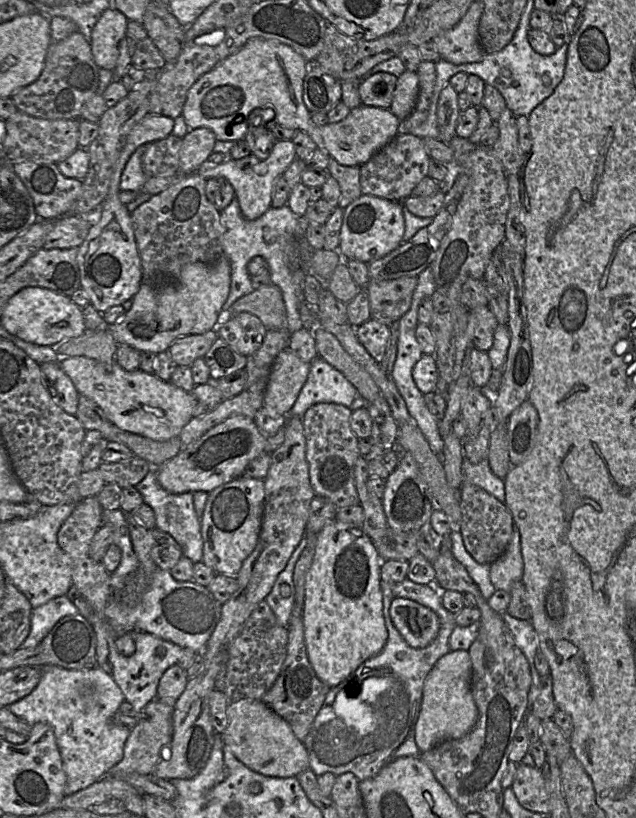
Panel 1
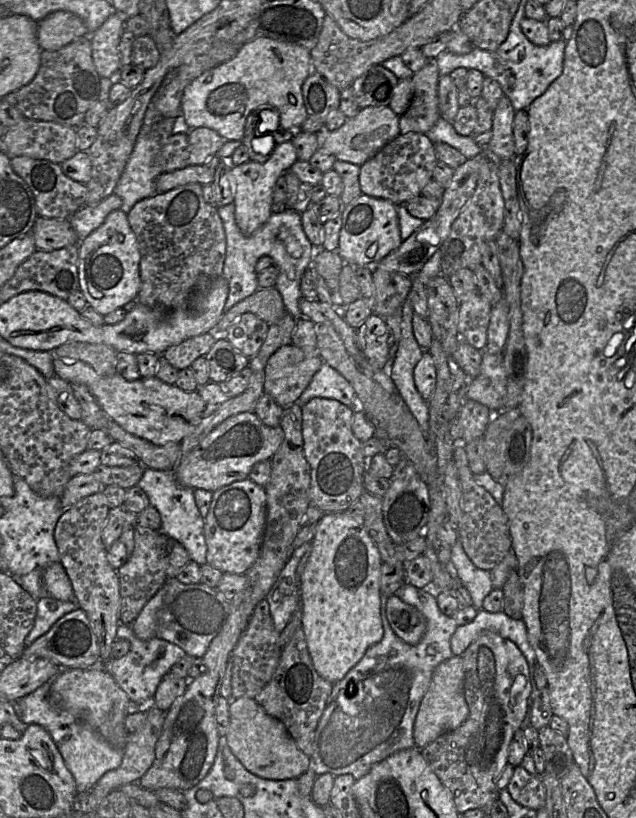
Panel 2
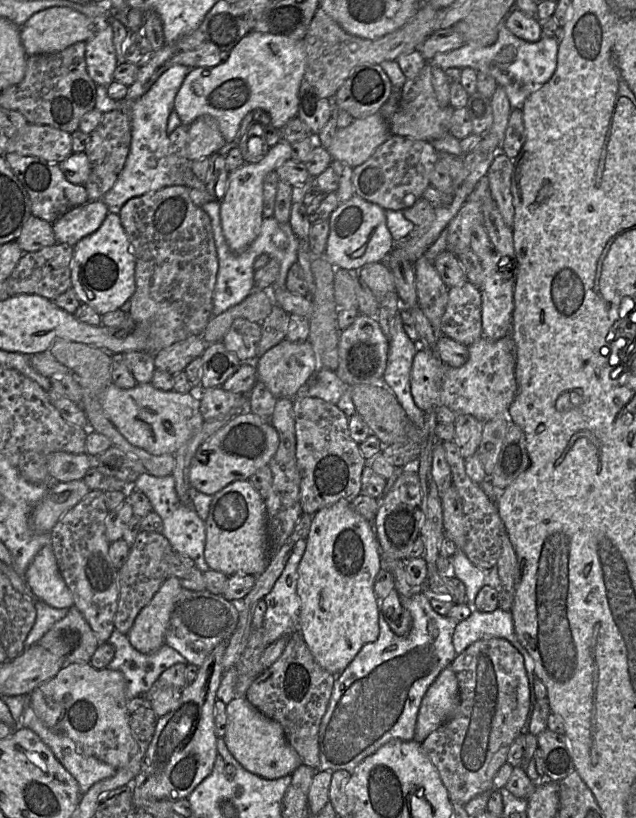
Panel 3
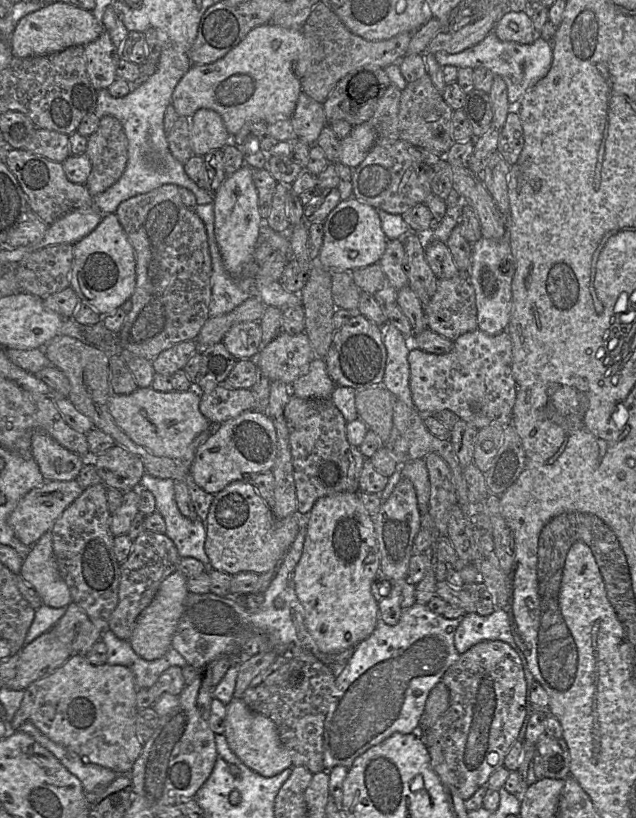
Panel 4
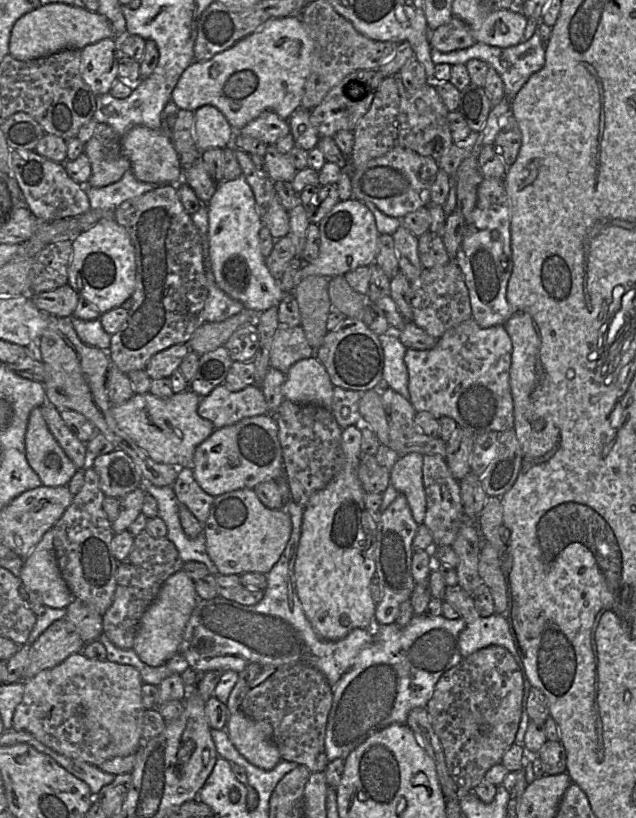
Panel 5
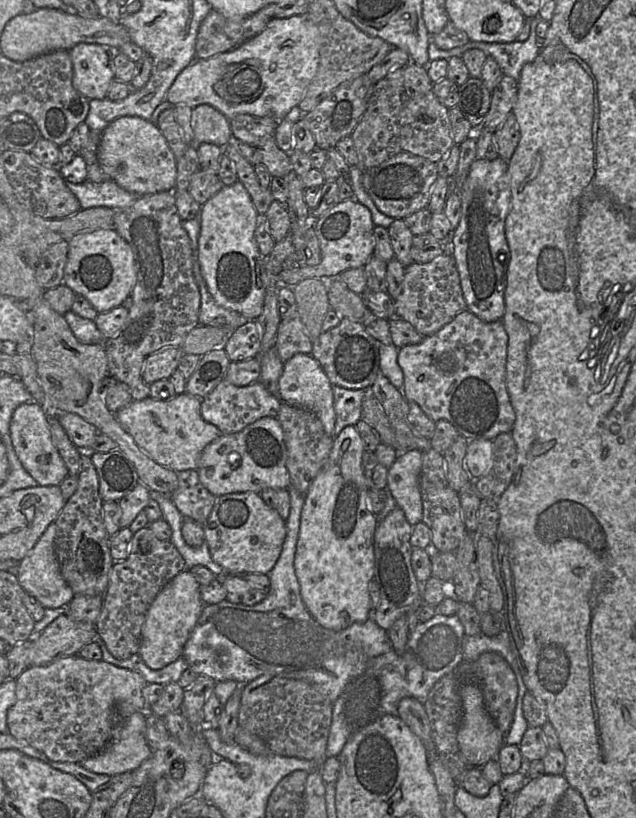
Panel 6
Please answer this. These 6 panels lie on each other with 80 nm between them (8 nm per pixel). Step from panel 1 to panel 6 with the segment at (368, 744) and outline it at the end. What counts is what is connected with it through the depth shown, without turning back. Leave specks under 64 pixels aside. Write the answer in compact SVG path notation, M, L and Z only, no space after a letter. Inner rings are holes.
M437 613L409 630L402 654L393 649L372 658L365 671L352 679L333 704L327 756L338 756L348 739L363 727L386 714L397 714L397 705L404 697L413 697L422 704L436 682L452 672L463 661L464 627L457 615Z

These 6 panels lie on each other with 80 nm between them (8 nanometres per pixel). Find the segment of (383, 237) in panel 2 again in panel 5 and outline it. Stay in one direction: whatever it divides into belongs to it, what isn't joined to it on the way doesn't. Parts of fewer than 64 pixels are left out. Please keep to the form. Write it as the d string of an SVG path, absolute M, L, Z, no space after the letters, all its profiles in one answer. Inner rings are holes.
M350 198L339 201L318 223L320 231L319 255L299 271L302 281L308 276L319 275L328 278L345 275L358 267L369 266L375 262L378 254L378 238L373 213L363 202Z

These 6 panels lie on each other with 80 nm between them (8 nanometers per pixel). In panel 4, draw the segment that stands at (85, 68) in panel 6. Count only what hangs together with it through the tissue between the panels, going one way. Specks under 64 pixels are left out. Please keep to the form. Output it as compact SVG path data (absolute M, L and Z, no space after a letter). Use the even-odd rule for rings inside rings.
M104 30L96 40L84 48L89 80L96 90L108 89L118 79L117 67L121 60L110 34Z

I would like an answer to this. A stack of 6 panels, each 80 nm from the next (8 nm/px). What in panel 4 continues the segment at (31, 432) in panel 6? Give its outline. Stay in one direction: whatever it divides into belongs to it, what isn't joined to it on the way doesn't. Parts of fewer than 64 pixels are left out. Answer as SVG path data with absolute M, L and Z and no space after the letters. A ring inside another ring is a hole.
M43 429L34 431L31 452L46 481L76 480L81 468L87 462L87 459L61 446Z

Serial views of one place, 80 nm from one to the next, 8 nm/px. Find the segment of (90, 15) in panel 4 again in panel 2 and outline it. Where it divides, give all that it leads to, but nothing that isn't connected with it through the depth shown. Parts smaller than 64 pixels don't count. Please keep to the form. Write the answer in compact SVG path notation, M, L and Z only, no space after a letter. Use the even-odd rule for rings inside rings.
M67 11L50 13L37 25L37 41L41 50L59 50L88 34L89 31L83 20Z

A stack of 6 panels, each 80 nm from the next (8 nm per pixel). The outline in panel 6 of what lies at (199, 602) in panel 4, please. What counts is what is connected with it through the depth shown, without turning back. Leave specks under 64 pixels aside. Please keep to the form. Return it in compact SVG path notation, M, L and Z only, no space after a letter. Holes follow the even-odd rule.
M289 485L287 490L290 508L286 520L286 537L277 562L267 573L270 588L265 598L252 606L231 603L226 599L217 604L204 605L198 622L183 647L182 657L196 674L207 675L216 682L234 680L239 685L246 685L265 674L283 676L309 682L334 703L346 685L365 671L369 660L388 652L393 647L388 633L375 623L372 616L363 623L353 623L343 630L334 631L319 625L309 613L302 601L294 570L300 516L305 496L292 485Z

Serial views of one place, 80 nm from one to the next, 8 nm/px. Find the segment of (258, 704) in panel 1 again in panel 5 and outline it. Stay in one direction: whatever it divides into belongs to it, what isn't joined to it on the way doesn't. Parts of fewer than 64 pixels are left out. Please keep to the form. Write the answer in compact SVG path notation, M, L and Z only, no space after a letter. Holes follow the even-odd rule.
M238 710L229 715L225 730L239 753L254 766L272 770L282 760L269 722L251 719Z

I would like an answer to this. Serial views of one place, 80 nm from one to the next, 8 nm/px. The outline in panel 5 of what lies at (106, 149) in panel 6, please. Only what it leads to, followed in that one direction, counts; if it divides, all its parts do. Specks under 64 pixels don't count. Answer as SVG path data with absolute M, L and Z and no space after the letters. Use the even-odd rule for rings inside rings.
M134 126L121 138L121 147L129 159L131 170L141 182L156 185L177 185L182 181L182 167L179 154L172 141L162 130L155 130L145 126Z

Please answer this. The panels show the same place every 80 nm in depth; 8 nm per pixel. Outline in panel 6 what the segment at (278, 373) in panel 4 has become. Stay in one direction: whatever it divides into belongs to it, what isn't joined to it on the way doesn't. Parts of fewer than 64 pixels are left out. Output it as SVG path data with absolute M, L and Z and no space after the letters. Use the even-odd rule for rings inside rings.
M299 317L281 320L274 350L283 363L296 354L311 355L312 344Z

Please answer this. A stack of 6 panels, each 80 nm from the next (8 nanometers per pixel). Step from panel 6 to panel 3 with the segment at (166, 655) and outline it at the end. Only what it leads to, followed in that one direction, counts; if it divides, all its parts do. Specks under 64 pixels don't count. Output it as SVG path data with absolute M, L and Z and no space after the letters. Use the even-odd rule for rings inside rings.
M169 576L151 601L139 612L127 634L130 644L136 650L151 654L165 643L165 633L181 590L180 579Z

